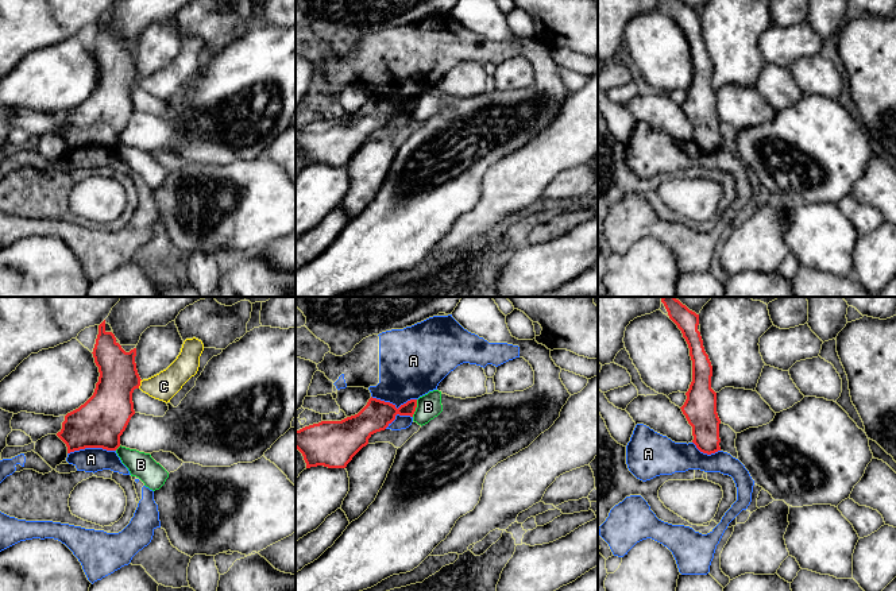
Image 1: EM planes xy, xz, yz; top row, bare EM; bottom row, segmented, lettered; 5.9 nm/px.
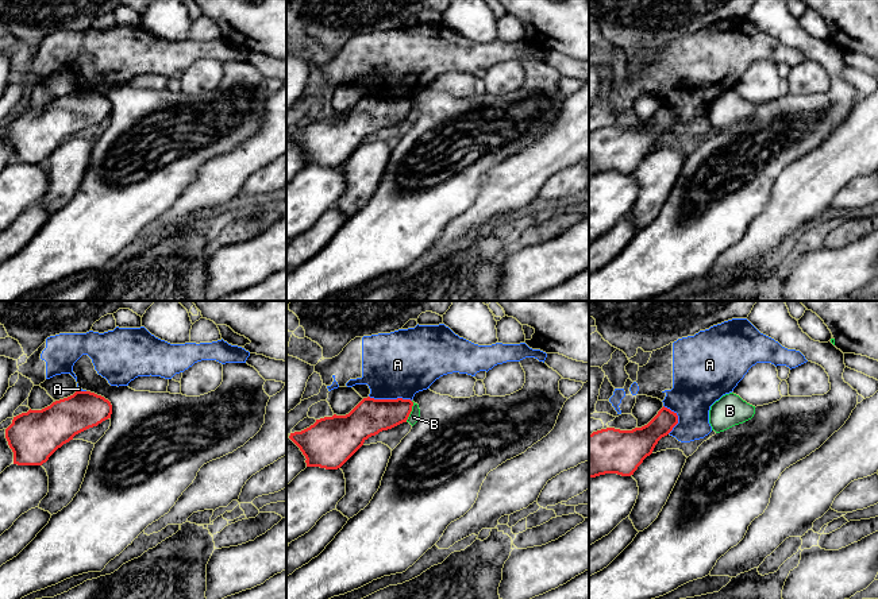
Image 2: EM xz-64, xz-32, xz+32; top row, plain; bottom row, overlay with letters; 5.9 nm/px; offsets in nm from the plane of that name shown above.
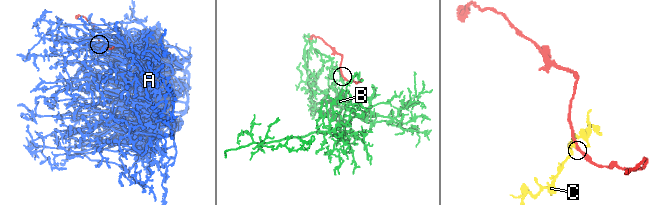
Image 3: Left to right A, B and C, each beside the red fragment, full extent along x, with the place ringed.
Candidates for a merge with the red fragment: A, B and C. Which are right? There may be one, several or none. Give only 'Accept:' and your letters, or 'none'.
Accept: none

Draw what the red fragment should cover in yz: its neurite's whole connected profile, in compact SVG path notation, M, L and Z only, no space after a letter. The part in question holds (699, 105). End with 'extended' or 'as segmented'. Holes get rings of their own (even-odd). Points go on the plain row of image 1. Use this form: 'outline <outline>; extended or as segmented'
outline M663 0L669 16L681 28L692 58L692 80L685 90L687 97L680 105L692 124L692 140L707 152L721 148L719 121L717 111L717 90L711 86L712 63L704 49L698 28L699 12L681 0Z; as segmented

